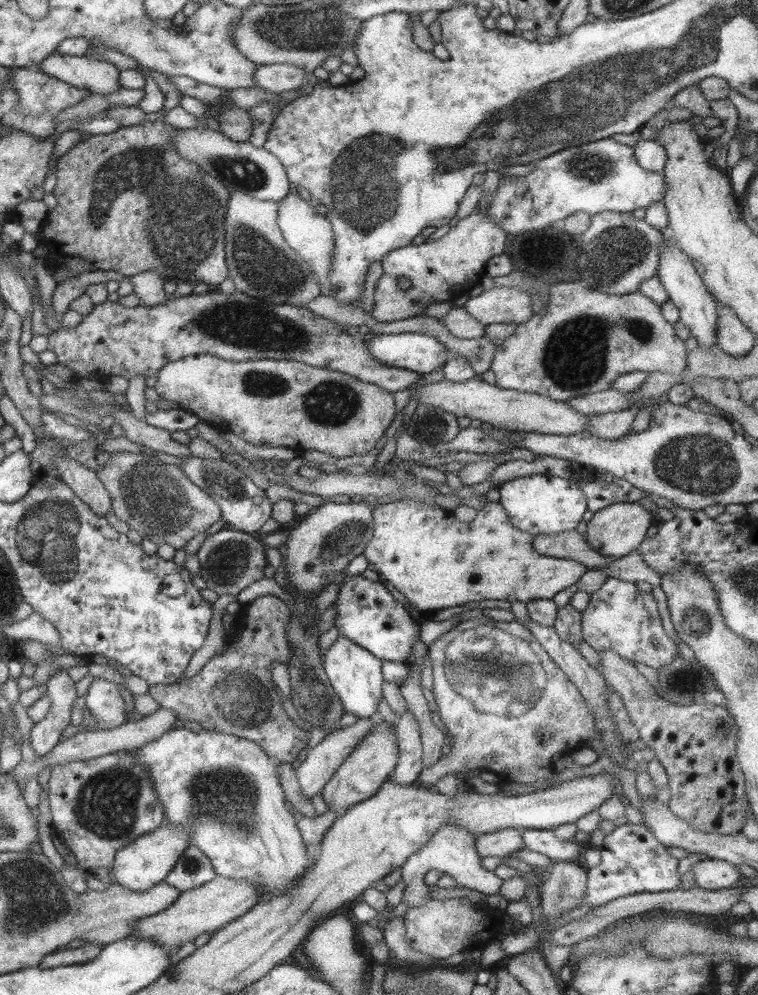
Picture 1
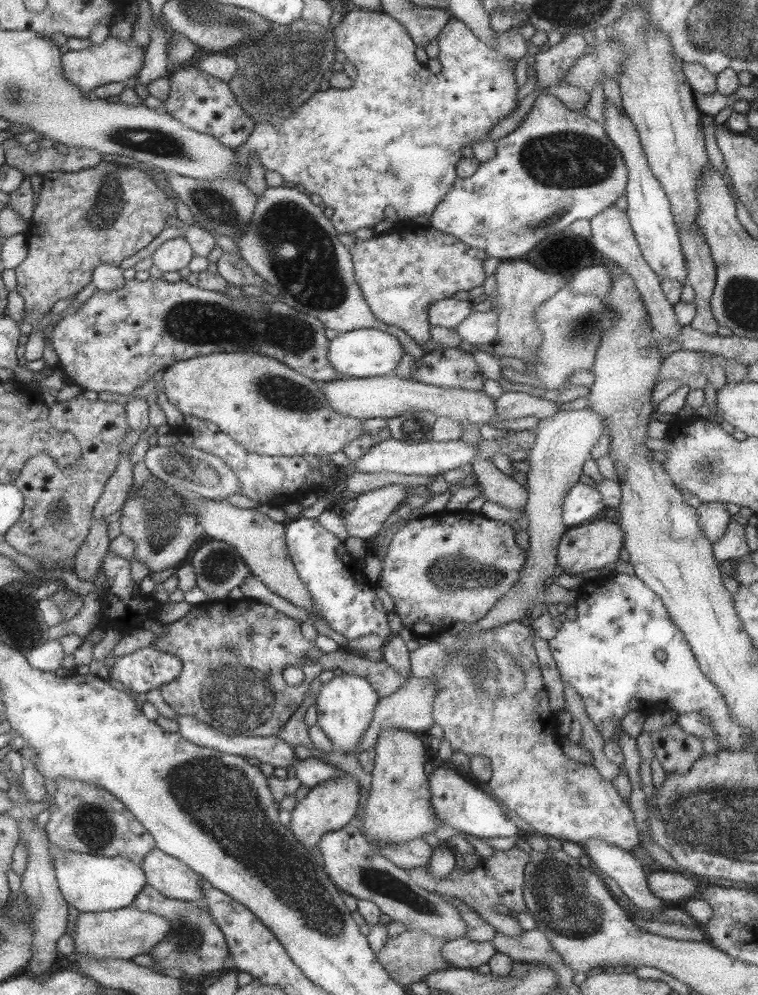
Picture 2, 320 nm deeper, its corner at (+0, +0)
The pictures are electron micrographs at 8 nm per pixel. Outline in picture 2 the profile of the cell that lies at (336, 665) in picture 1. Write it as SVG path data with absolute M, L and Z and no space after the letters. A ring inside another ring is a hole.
M342 674L333 676L327 684L322 684L316 697L316 725L325 733L332 744L332 748L339 752L356 752L356 748L363 733L368 730L379 696L367 683L367 680L353 675Z

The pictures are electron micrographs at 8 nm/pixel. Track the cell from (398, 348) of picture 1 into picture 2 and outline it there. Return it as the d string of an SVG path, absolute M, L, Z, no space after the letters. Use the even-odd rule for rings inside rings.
M368 327L337 334L328 342L326 357L337 374L345 377L367 378L392 375L395 365L403 353L404 351L396 338L387 332Z

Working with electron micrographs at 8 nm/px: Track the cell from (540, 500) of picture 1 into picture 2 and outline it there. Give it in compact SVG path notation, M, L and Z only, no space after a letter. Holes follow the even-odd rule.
M577 481L564 496L562 502L562 521L567 528L581 525L584 520L598 516L605 509L599 492L595 487Z

